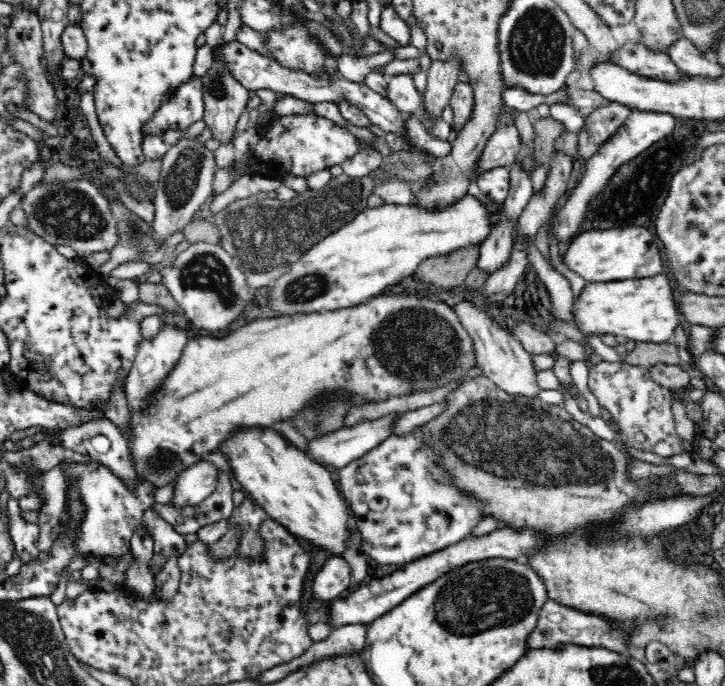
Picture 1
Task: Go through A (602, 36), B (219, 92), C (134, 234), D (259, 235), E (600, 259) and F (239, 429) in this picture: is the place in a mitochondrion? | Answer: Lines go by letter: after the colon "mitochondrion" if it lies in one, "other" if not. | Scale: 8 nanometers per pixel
A: other
B: mitochondrion
C: mitochondrion
D: mitochondrion
E: other
F: other

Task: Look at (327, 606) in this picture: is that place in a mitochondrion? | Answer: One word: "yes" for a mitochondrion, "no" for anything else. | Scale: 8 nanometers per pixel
no

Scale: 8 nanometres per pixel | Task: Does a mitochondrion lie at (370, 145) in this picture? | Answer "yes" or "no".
no

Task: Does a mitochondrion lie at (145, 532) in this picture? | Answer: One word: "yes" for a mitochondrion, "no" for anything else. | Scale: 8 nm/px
no

